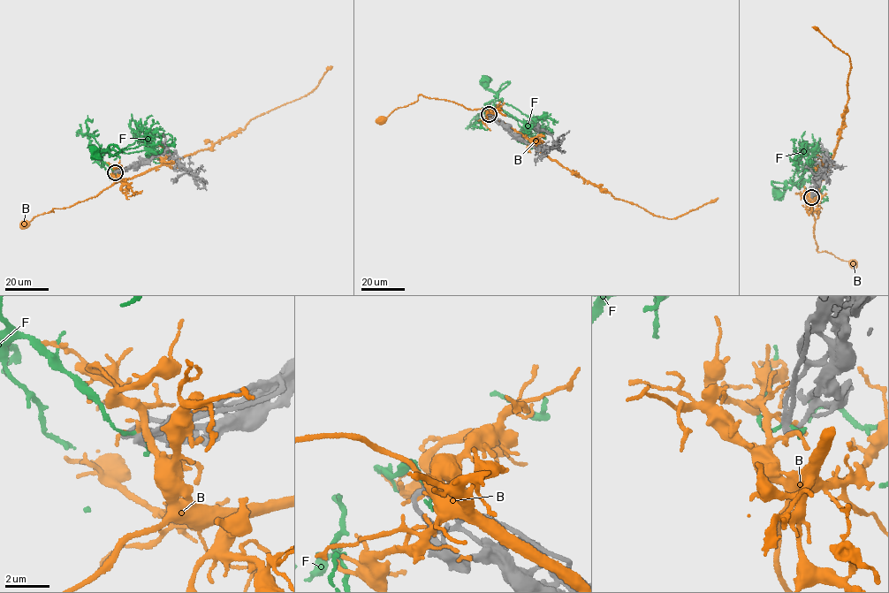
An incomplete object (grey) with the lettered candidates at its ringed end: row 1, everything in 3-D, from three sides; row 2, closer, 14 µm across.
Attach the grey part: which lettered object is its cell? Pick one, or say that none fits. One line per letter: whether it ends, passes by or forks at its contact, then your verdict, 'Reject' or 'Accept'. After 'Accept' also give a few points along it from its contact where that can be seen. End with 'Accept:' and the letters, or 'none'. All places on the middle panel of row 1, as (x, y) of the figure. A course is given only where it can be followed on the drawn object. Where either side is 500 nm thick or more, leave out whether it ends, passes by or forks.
B: It passes by. Reject
F: It ends there. Reject
Accept: none

